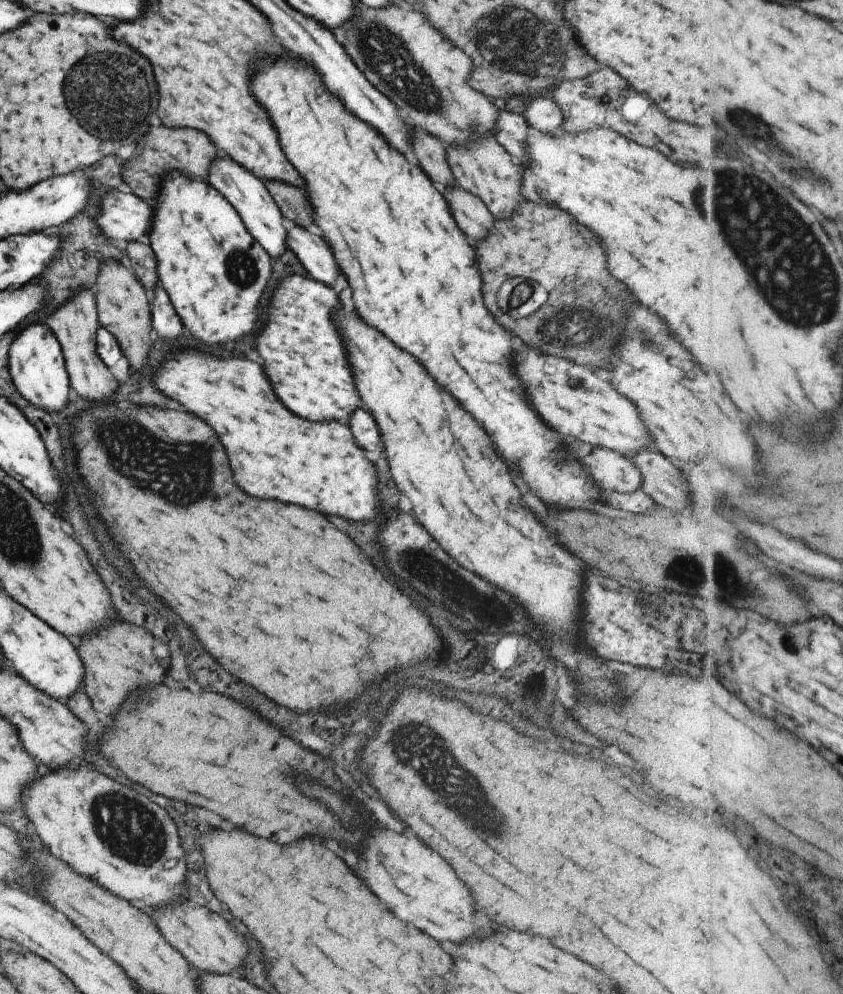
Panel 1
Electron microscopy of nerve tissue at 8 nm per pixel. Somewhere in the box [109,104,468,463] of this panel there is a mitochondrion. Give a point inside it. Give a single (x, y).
(240, 266)

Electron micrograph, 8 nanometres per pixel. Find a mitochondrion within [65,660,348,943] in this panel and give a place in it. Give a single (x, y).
(126, 827)

